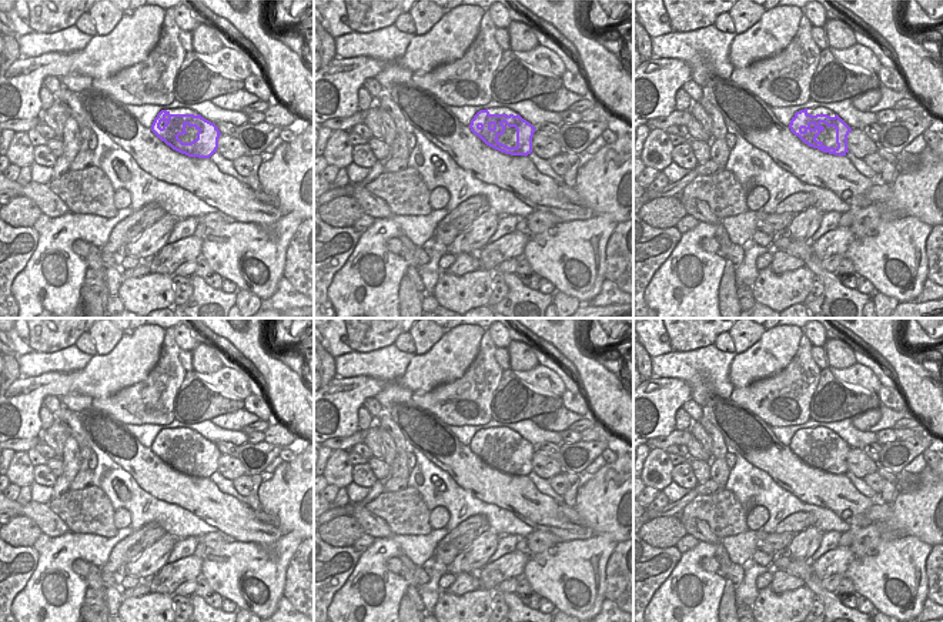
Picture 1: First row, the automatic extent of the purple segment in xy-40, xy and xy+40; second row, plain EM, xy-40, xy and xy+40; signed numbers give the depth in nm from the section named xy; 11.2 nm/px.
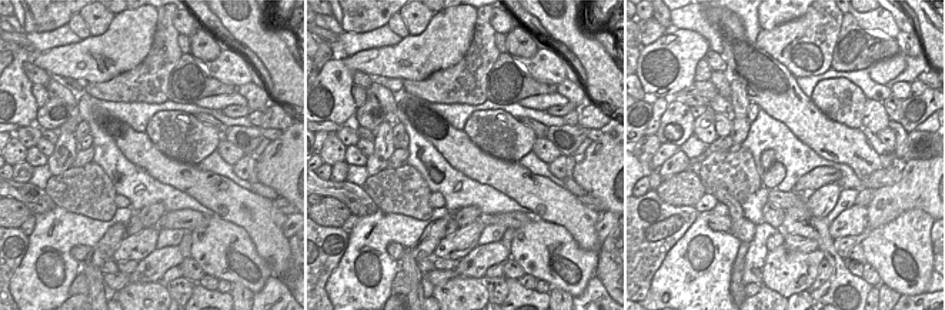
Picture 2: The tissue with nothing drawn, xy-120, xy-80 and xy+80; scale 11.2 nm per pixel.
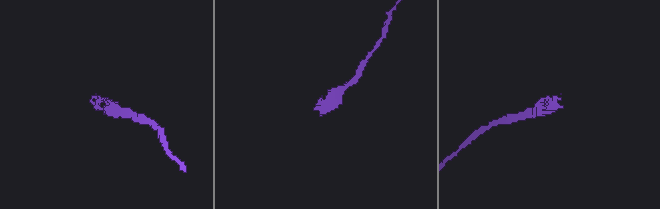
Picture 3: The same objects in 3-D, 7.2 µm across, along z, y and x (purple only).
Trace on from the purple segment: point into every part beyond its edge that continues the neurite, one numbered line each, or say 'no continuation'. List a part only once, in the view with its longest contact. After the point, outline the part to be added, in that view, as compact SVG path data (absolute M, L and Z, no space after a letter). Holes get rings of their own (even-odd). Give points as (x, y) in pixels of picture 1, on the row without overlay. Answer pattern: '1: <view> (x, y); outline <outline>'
no continuation

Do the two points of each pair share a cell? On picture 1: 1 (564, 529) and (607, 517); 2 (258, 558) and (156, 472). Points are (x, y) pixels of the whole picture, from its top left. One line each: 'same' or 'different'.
1: different
2: different

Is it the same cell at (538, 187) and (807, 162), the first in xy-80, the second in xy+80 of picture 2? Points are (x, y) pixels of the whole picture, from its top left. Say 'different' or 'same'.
same

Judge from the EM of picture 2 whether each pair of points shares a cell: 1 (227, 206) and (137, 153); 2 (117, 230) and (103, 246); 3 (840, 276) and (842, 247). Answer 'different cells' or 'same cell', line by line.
1: same cell
2: same cell
3: different cells

